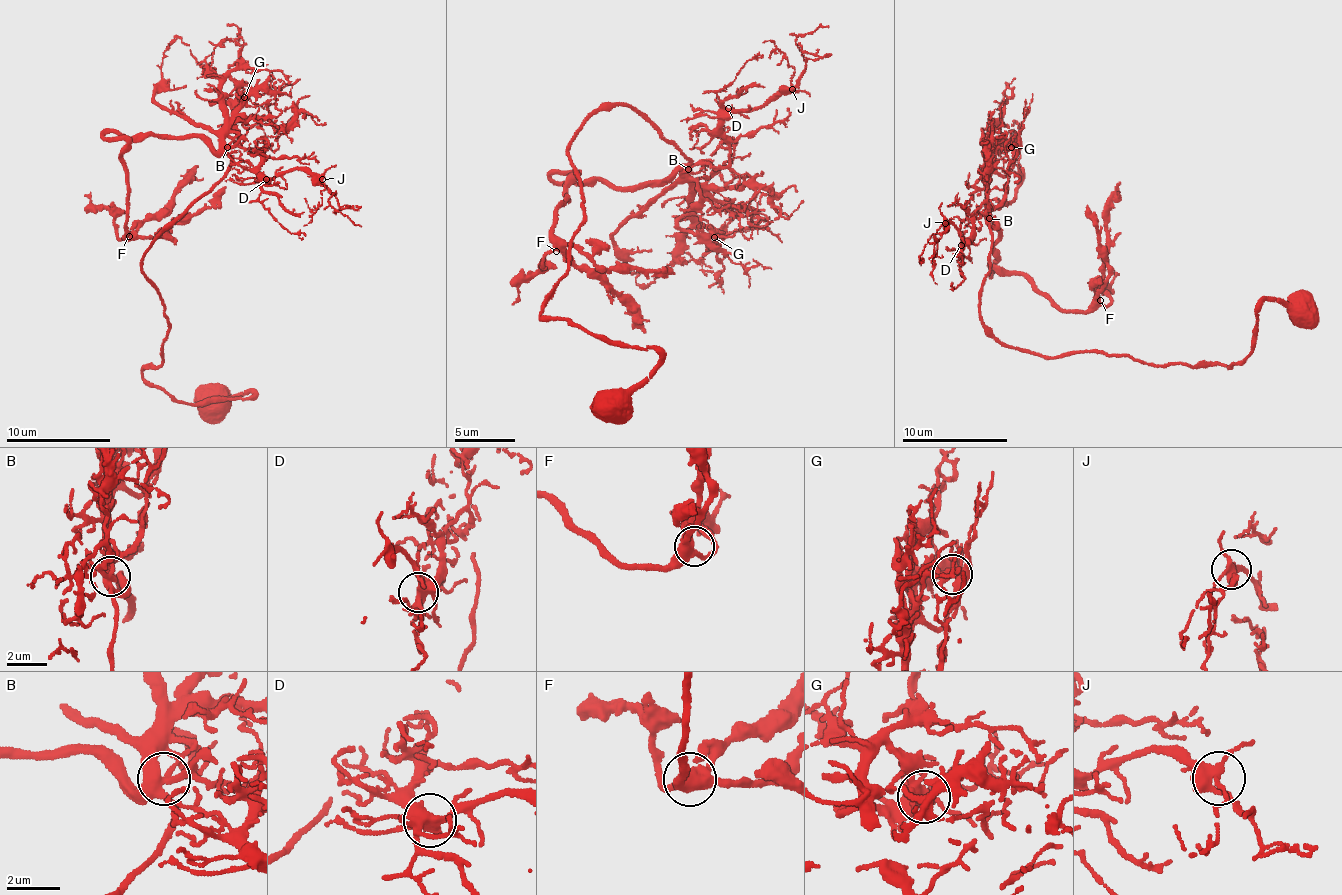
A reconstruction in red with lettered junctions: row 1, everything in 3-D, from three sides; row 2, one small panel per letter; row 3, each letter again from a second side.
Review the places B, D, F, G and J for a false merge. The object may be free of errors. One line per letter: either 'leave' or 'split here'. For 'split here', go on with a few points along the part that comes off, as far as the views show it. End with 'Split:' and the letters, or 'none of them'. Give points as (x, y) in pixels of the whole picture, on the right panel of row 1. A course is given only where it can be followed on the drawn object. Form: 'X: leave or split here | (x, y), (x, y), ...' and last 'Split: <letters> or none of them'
B: split here | (990, 217), (972, 220), (972, 235), (963, 241), (948, 222), (933, 235), (924, 260)
D: leave
F: leave
G: leave
J: leave
Split: B

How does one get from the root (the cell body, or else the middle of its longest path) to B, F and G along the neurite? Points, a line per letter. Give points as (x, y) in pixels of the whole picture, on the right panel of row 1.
B: (1301, 310), (1262, 303), (1254, 350), (1233, 367), (1010, 349), (980, 315), (990, 217)
F: (1301, 310), (1262, 303), (1233, 367), (1033, 355), (980, 315), (990, 225), (1000, 267), (1067, 312), (1100, 300)
G: (1301, 310), (1262, 303), (1254, 350), (1233, 367), (1005, 346), (978, 296), (992, 245), (987, 169), (1011, 147)

